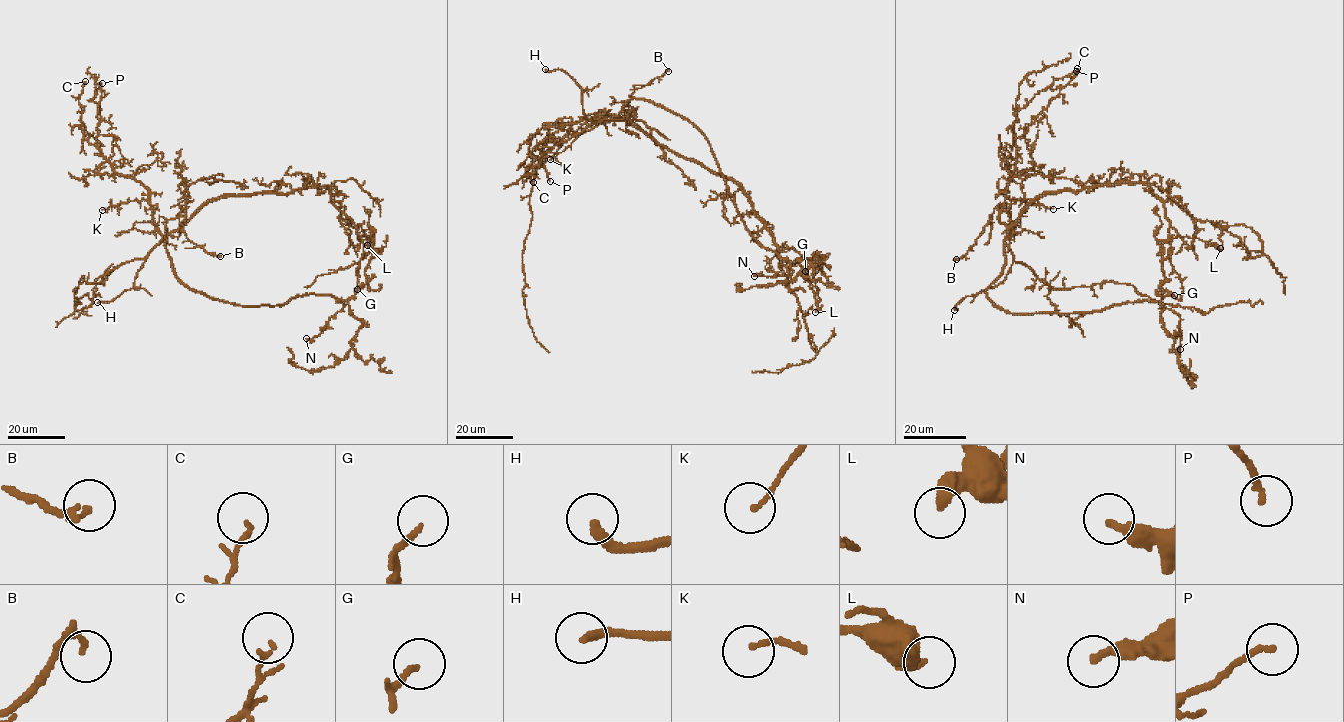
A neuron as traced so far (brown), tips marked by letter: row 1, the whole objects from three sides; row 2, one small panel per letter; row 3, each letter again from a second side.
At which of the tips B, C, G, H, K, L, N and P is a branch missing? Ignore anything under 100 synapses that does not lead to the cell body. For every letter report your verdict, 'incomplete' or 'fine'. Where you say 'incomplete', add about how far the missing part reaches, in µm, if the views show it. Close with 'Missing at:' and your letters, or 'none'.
B: fine
C: fine
G: fine
H: incomplete; about 25 µm are missing
K: fine
L: fine
N: fine
P: fine
Missing at: H

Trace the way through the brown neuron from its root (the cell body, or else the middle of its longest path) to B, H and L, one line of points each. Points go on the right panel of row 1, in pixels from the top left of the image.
B: (1005, 242), (1009, 230), (1000, 221), (996, 207), (972, 248), (956, 259)
H: (1005, 242), (1008, 238), (1013, 256), (1010, 270), (1005, 278), (993, 287), (965, 296), (954, 310)
L: (1005, 242), (986, 294), (1014, 313), (1164, 307), (1162, 244), (1187, 236), (1220, 248)

